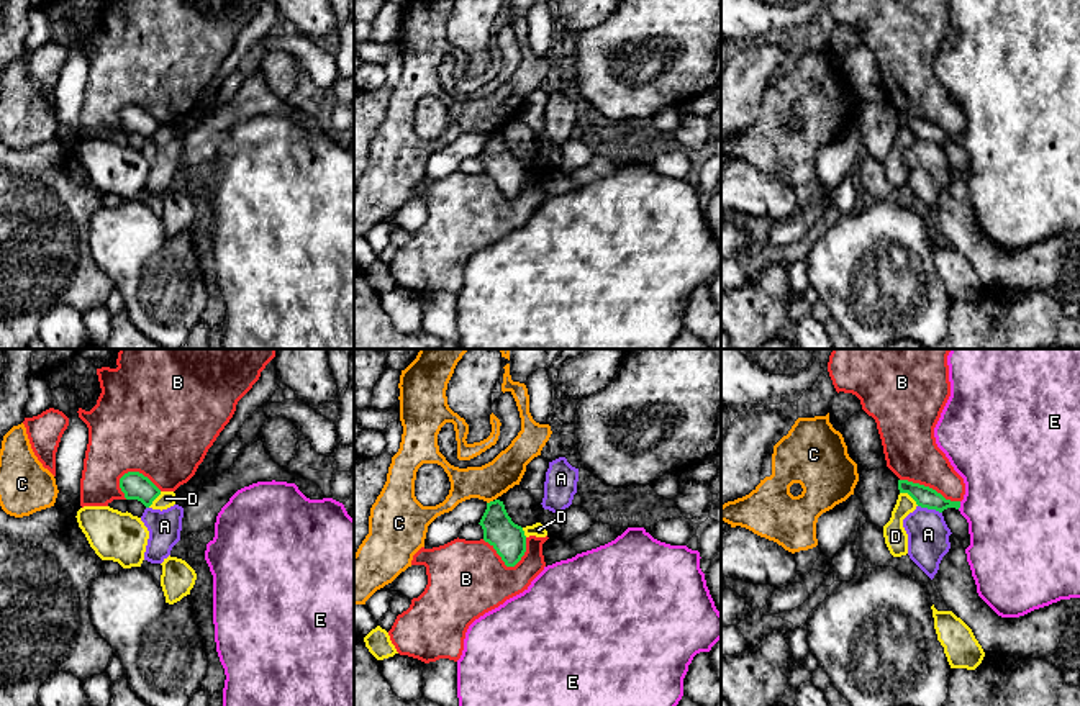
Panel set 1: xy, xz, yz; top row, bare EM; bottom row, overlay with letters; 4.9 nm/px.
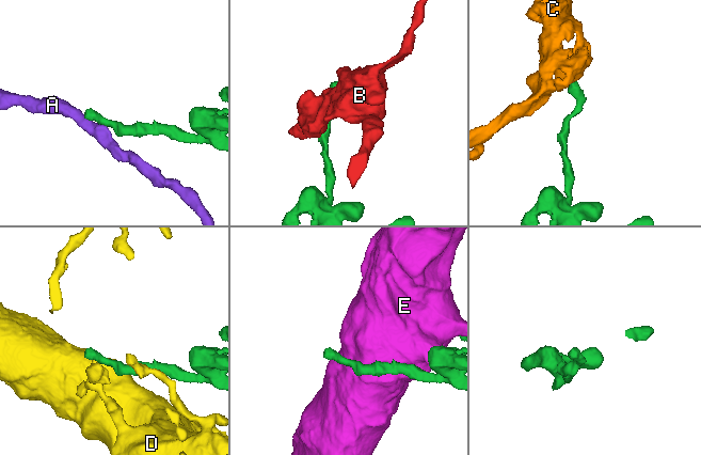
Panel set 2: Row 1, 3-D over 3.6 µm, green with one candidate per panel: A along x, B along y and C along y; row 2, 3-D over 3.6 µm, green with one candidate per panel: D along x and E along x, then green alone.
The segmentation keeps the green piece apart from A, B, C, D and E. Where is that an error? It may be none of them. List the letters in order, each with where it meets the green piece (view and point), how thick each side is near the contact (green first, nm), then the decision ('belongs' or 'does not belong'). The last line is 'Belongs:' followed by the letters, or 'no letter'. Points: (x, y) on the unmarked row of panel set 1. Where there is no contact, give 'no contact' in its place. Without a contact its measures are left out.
A: yz (930, 141) | 110/200 nm | does not belong
B: xz (503, 194) | 170/380 nm | does not belong
C: xz (490, 135) | 170/170 nm | does not belong
D: yz (910, 128) | 110/110 nm | does not belong
E: yz (959, 138) | 110/460 nm | does not belong
Belongs: no letter

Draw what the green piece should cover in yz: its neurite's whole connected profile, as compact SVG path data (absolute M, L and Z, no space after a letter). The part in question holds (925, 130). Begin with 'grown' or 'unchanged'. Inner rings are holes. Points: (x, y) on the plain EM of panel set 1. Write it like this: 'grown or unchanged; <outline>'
unchanged; M898 113L898 123L900 126L908 126L921 141L936 143L939 146L942 146L947 141L955 141L955 143L960 141L960 134L946 133L936 123L919 116Z

